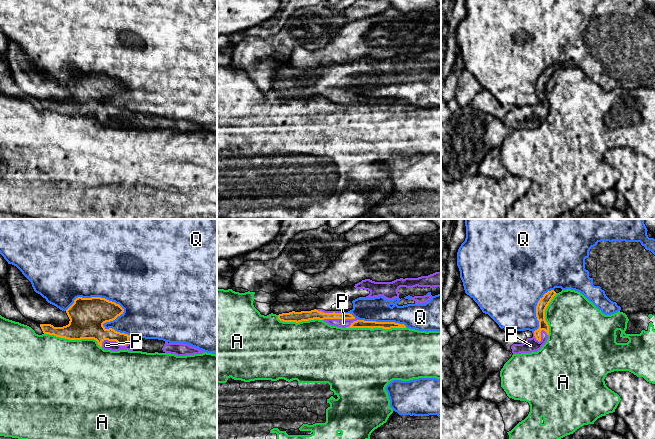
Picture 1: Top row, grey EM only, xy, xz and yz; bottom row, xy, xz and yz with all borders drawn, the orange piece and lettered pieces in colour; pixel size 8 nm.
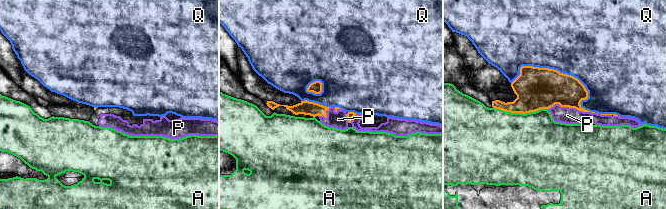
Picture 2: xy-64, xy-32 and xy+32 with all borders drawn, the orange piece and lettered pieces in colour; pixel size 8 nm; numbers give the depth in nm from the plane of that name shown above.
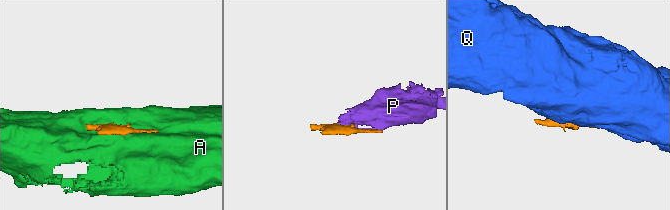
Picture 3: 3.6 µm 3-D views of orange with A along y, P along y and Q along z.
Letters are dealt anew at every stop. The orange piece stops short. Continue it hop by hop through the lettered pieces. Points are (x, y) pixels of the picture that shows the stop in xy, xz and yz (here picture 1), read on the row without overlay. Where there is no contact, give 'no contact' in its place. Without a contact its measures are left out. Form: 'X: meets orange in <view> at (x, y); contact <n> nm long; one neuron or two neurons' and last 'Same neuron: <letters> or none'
A: meets orange in xz at (376, 103); contact 480 nm long; two neurons
P: meets orange in xz at (341, 94); contact 280 nm long; one neuron
Q: meets orange in xy at (119, 81); contact 550 nm long; two neurons
Same neuron: P

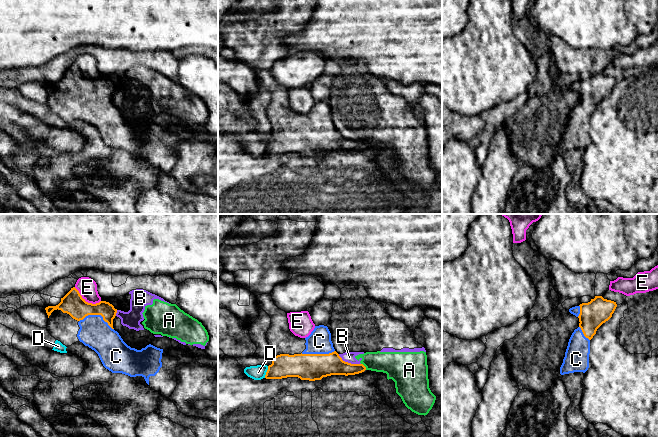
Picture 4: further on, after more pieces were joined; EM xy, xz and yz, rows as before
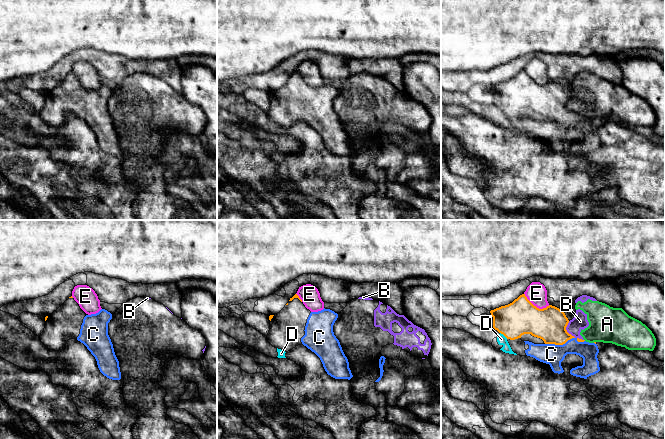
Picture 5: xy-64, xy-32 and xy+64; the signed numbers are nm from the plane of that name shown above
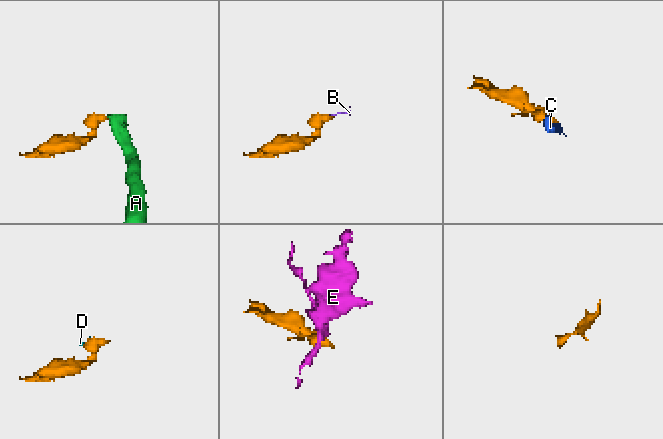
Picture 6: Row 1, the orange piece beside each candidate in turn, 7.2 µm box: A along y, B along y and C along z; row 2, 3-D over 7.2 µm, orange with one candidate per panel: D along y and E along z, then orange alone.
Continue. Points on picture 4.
A: meets orange in xz at (364, 142); contact 70 nm long; two neurons
B: meets orange in xz at (349, 139); contact 200 nm long; two neurons
C: meets orange in xy at (97, 90); contact 280 nm long; one neuron
D: meets orange in xz at (266, 148); contact 100 nm long; two neurons
E: meets orange in xy at (85, 77); contact 240 nm long; two neurons
Same neuron: C

